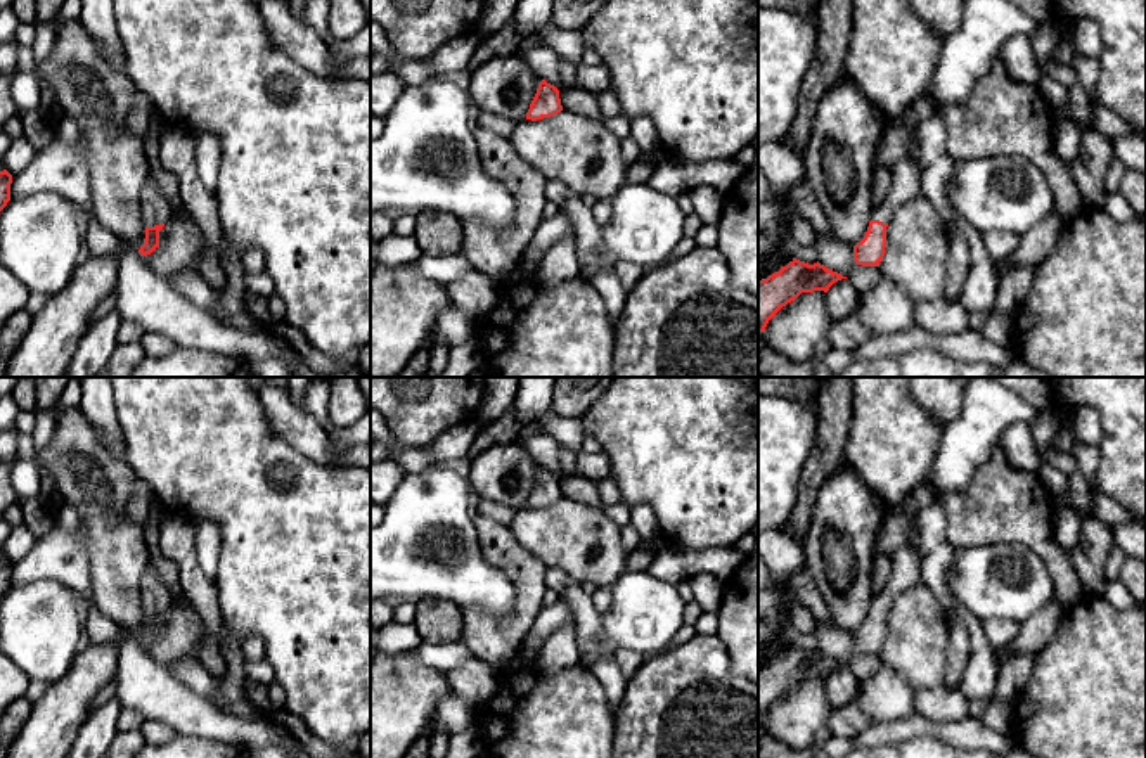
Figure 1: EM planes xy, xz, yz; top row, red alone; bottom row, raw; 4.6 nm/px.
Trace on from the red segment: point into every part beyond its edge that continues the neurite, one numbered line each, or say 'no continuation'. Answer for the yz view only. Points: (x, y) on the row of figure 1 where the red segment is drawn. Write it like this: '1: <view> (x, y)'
1: yz (906, 175)

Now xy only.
1: xy (154, 208)

